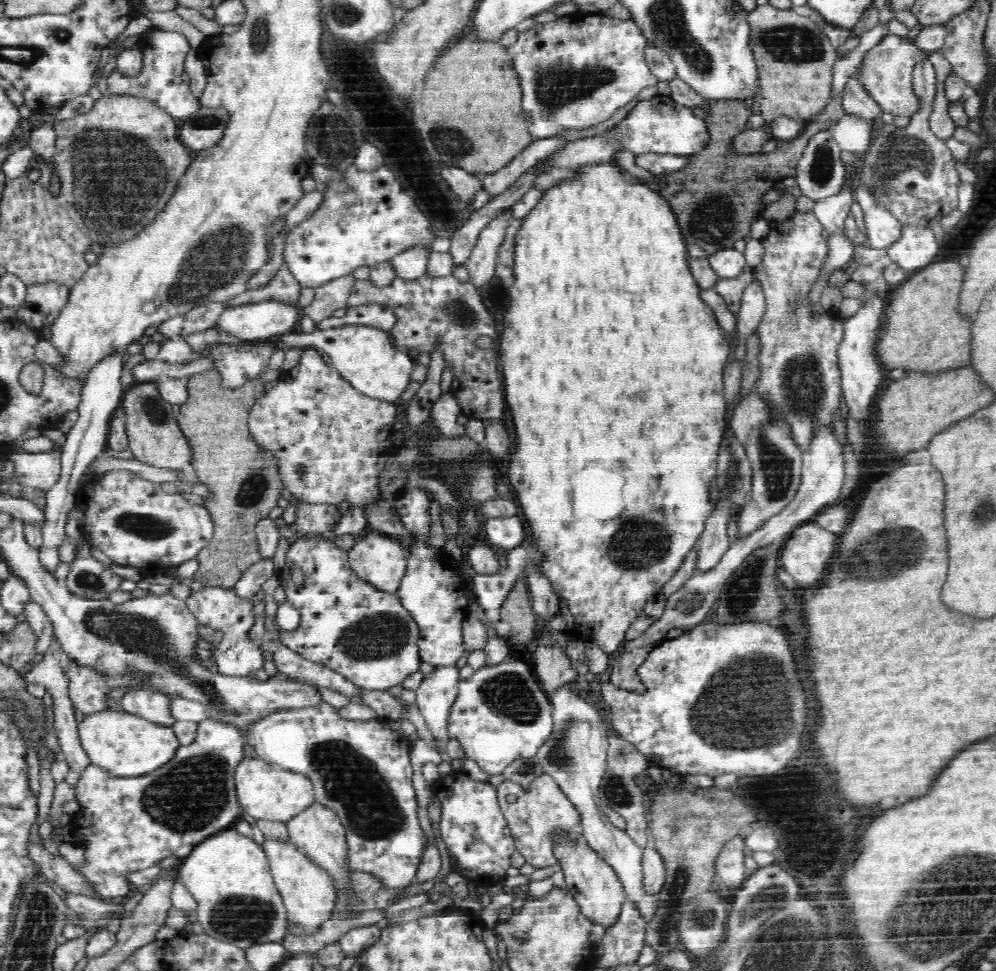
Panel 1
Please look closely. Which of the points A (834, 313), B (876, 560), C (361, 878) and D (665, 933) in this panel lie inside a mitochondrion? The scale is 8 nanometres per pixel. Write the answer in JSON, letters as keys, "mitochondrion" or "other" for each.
{"A":"other","B":"mitochondrion","C":"other","D":"mitochondrion"}

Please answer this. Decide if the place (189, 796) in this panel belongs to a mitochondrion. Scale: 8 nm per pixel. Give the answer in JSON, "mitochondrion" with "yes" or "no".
{"mitochondrion":"yes"}

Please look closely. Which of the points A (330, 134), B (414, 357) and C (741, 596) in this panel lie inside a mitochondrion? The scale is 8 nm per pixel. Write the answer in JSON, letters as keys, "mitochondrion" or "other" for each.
{"A":"mitochondrion","B":"other","C":"mitochondrion"}

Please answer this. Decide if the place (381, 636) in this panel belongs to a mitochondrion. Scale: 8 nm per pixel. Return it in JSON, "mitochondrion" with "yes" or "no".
{"mitochondrion":"yes"}

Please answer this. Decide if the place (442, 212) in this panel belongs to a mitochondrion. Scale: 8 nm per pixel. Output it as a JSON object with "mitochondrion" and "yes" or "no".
{"mitochondrion":"yes"}

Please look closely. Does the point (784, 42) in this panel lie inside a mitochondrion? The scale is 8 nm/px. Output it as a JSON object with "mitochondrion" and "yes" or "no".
{"mitochondrion":"yes"}

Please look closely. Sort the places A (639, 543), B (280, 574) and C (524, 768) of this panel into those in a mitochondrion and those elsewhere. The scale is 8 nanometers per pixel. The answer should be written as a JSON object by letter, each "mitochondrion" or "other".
{"A":"mitochondrion","B":"other","C":"mitochondrion"}

